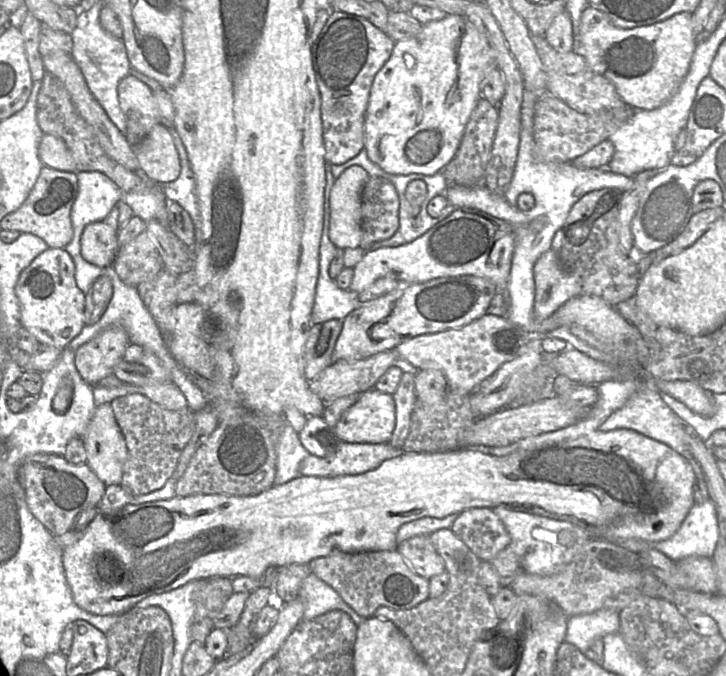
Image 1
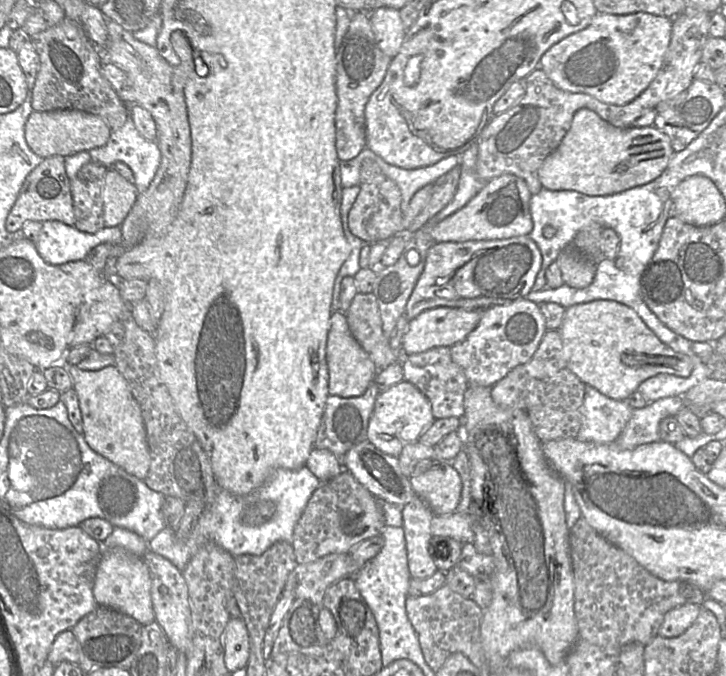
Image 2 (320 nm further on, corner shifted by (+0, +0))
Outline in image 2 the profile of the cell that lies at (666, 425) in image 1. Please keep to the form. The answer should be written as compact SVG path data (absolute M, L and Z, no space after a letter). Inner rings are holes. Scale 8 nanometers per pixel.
M586 386L582 422L577 439L597 444L615 442L633 410L626 401L609 398Z

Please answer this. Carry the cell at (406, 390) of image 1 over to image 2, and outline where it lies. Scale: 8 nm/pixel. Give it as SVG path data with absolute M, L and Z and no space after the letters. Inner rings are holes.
M436 347L422 353L403 356L405 381L416 386L429 400L435 419L464 416L464 395L469 382L462 368L451 357L450 347Z

